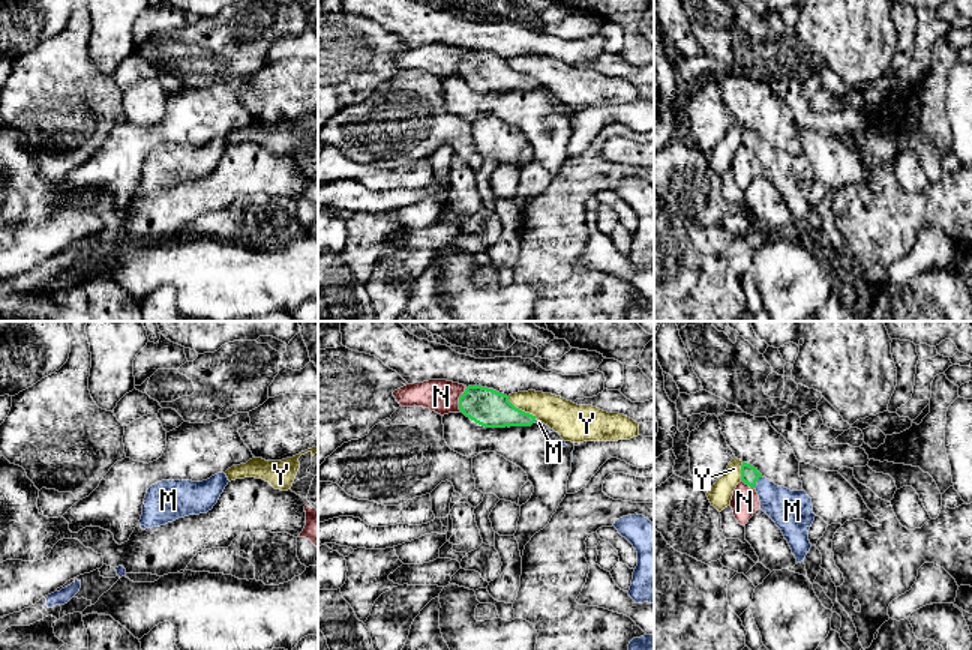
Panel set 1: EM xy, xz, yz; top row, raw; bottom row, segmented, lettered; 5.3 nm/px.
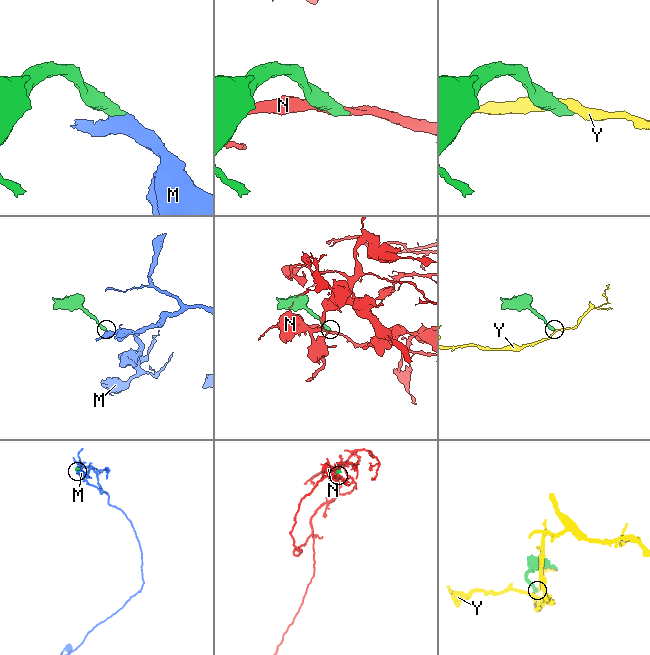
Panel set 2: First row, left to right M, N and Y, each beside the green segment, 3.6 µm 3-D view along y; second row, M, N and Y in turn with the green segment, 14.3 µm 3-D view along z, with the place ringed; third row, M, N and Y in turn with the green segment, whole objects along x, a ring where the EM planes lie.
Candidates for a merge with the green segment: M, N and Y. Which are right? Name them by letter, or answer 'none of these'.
M

